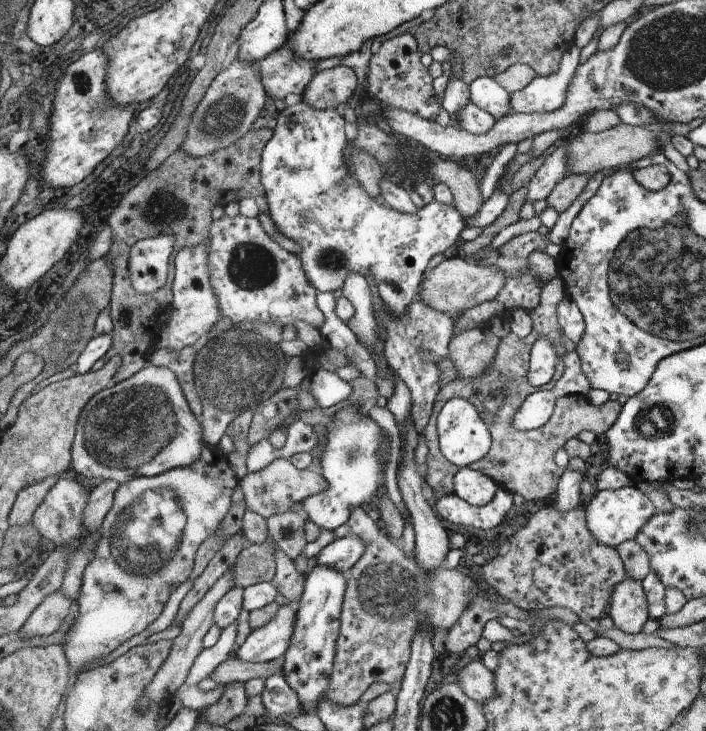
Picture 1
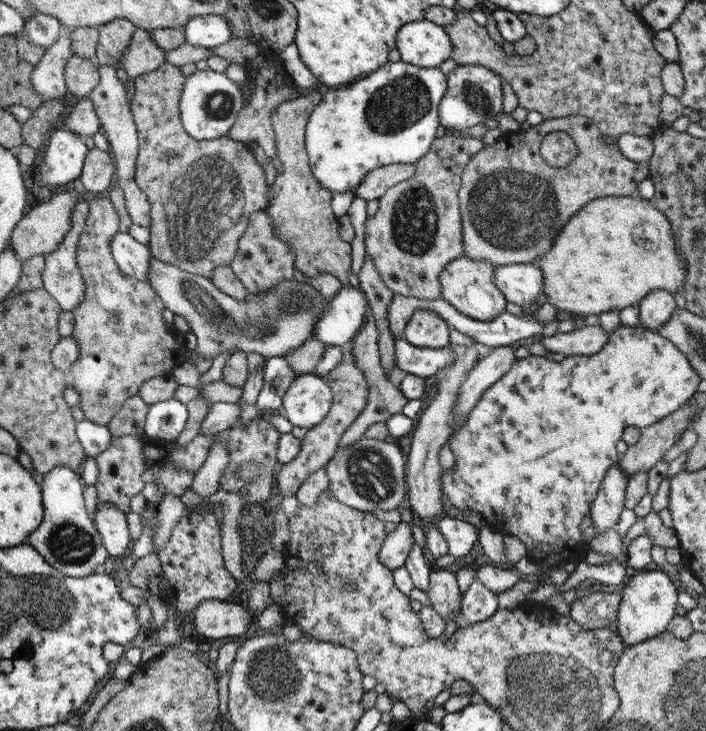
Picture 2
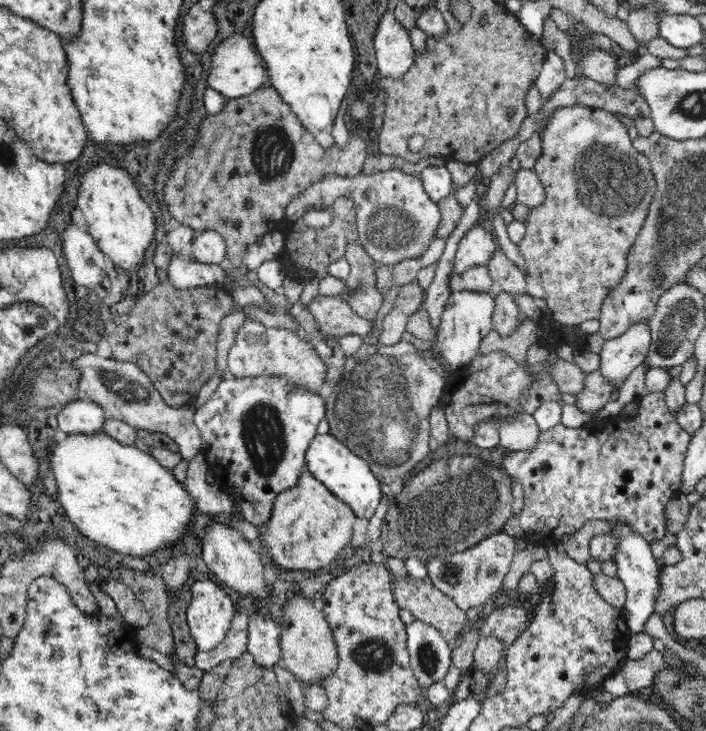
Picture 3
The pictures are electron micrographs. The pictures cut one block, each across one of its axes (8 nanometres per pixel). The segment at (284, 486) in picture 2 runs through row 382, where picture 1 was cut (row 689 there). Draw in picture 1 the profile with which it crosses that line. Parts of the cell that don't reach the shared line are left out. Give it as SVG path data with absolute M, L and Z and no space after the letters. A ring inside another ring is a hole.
M361 508L351 512L347 524L353 536L363 540L365 550L359 562L345 574L347 592L341 610L341 630L335 646L337 654L331 684L325 694L327 700L343 708L353 706L375 682L401 682L411 658L413 636L419 634L423 624L447 632L471 604L471 592L481 596L475 582L467 576L467 570L447 570L439 566L425 574L415 556L407 556L399 544L381 536L377 524Z

